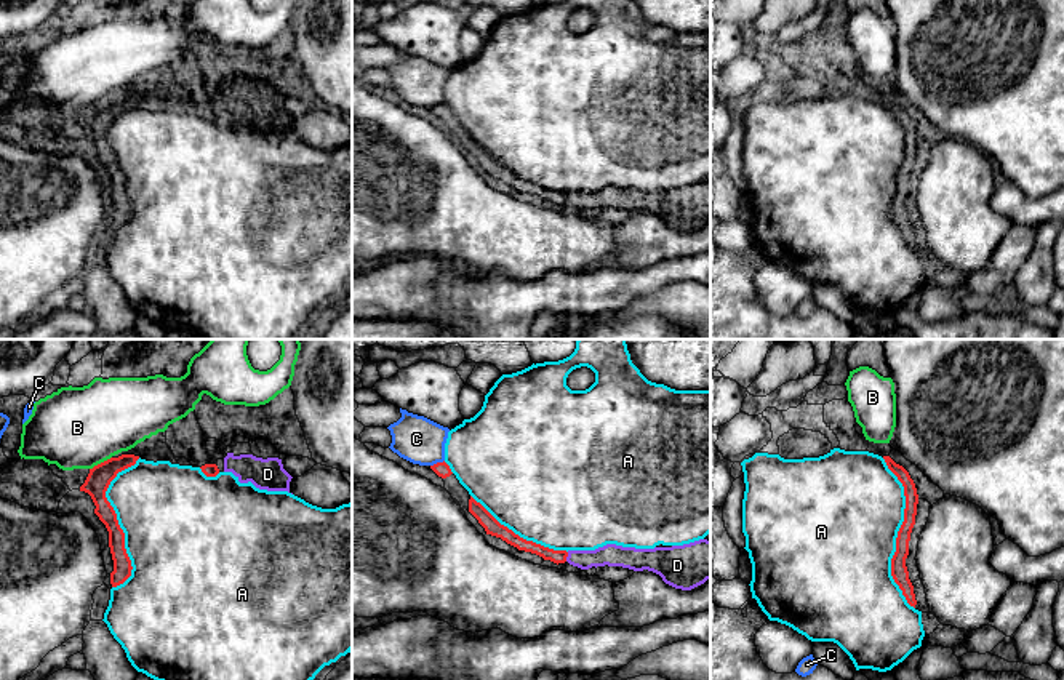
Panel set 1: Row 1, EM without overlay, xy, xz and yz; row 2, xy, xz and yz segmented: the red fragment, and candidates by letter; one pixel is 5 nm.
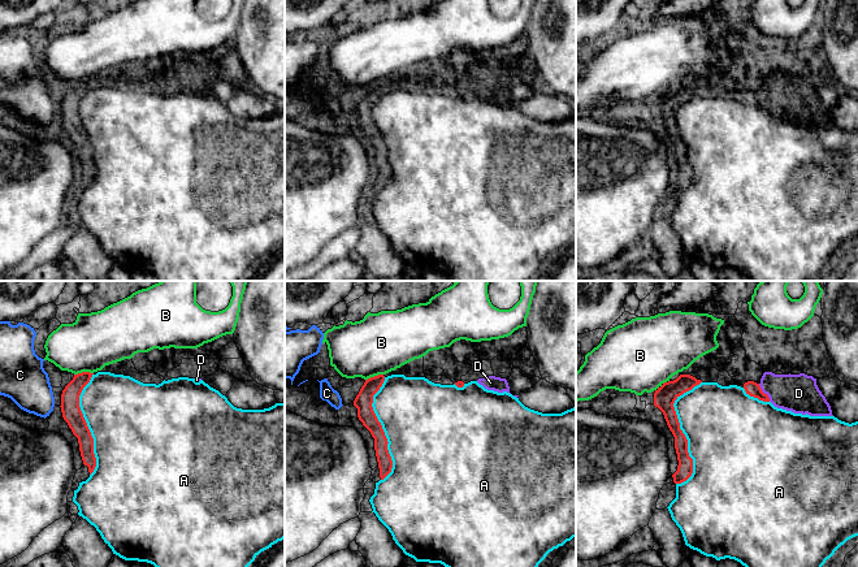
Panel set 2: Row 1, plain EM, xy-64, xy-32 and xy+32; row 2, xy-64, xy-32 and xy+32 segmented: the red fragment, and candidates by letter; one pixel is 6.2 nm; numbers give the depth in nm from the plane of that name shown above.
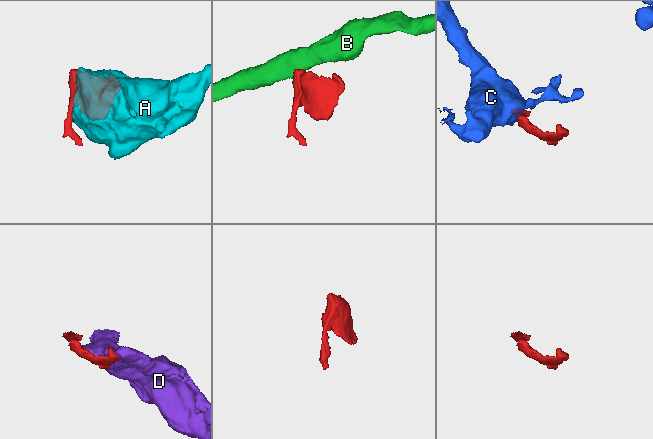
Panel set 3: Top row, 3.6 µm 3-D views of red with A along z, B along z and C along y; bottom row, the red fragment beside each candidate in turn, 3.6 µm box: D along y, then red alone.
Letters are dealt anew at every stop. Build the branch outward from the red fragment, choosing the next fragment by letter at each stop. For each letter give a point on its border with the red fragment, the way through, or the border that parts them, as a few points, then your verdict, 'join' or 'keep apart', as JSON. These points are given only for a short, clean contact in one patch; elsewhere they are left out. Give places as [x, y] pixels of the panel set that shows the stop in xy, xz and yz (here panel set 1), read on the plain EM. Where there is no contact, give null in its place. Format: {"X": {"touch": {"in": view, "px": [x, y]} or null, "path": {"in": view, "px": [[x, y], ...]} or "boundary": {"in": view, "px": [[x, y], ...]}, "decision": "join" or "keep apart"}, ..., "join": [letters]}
{"A": {"touch": {"in": "yz", "px": [898, 175]}, "decision": "keep apart"}, "B": {"touch": {"in": "xy", "px": [101, 104]}, "boundary": {"in": "xy", "px": [[111, 98], [90, 111]]}, "decision": "keep apart"}, "C": {"touch": {"in": "xz", "px": [437, 104]}, "decision": "keep apart"}, "D": {"touch": {"in": "xz", "px": [567, 197]}, "decision": "join"}, "join": ["D"]}

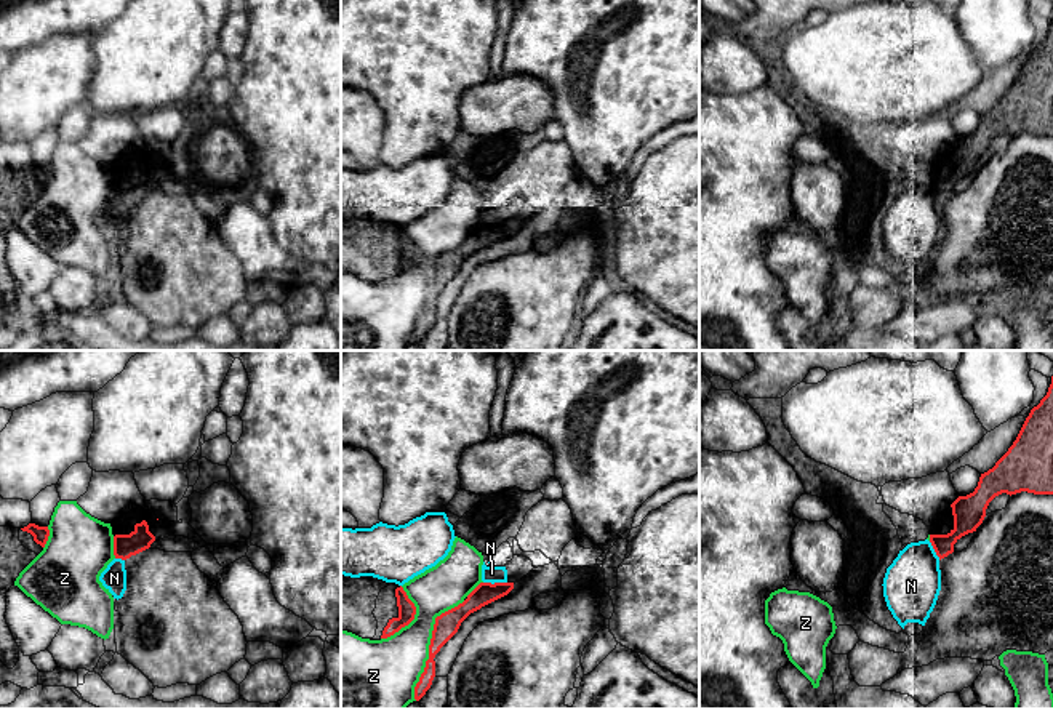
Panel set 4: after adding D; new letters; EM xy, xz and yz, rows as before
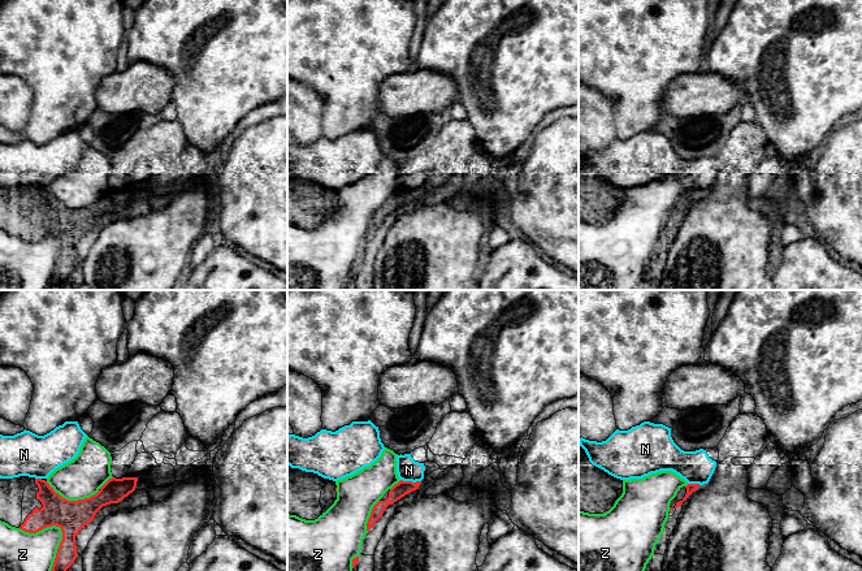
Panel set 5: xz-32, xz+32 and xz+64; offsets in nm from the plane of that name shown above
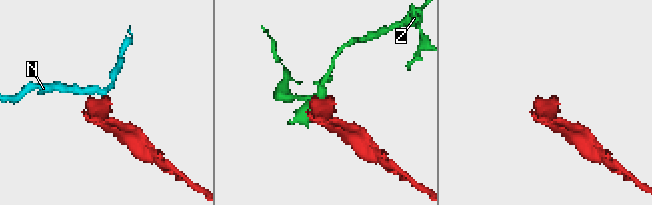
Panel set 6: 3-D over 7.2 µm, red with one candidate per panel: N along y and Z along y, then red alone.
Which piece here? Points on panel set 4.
{"N": {"touch": {"in": "xz", "px": [495, 224]}, "decision": "keep apart"}, "Z": {"touch": {"in": "xz", "px": [429, 287]}, "decision": "keep apart"}, "join": []}

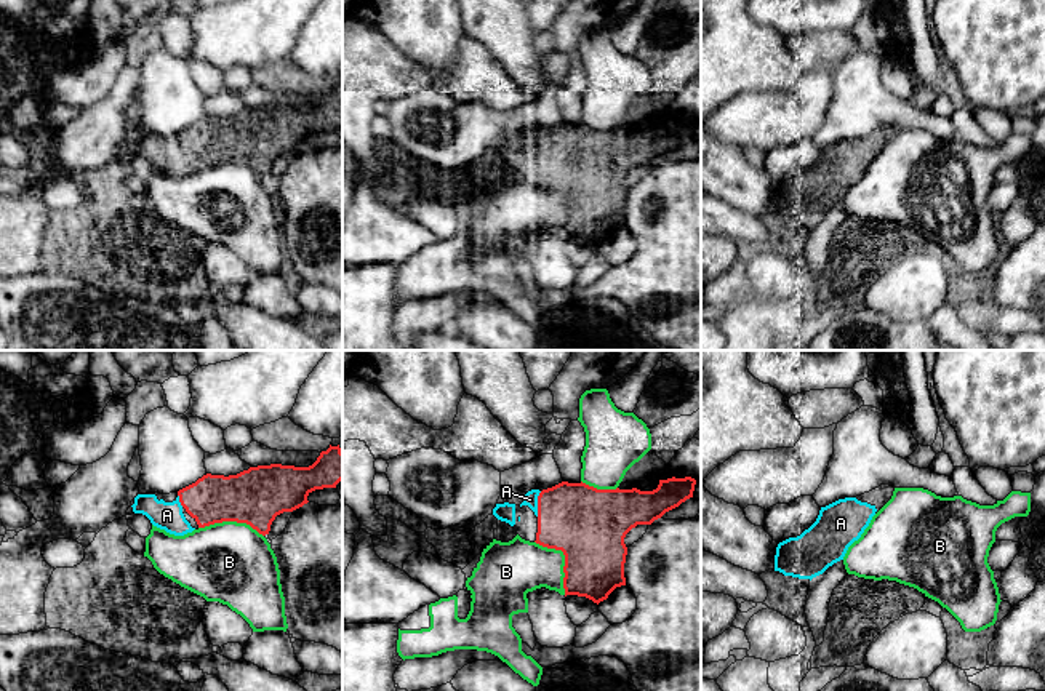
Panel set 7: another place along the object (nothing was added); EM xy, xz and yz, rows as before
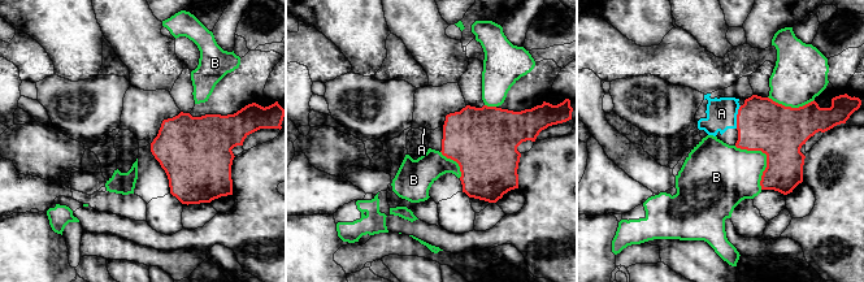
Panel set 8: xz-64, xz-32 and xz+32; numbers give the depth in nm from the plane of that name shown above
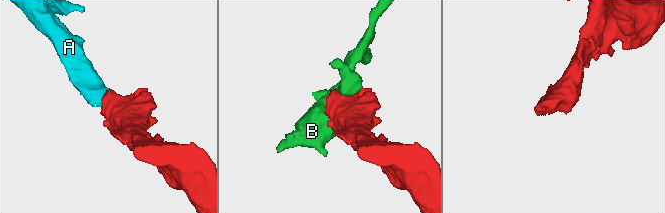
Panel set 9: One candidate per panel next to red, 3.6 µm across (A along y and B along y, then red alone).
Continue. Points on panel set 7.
{"A": {"touch": {"in": "xz", "px": [538, 146]}, "path": {"in": "xz", "px": [[583, 163], [552, 147], [538, 146], [530, 141]]}, "decision": "join"}, "B": {"touch": {"in": "xz", "px": [565, 202]}, "decision": "keep apart"}, "join": ["A"]}

